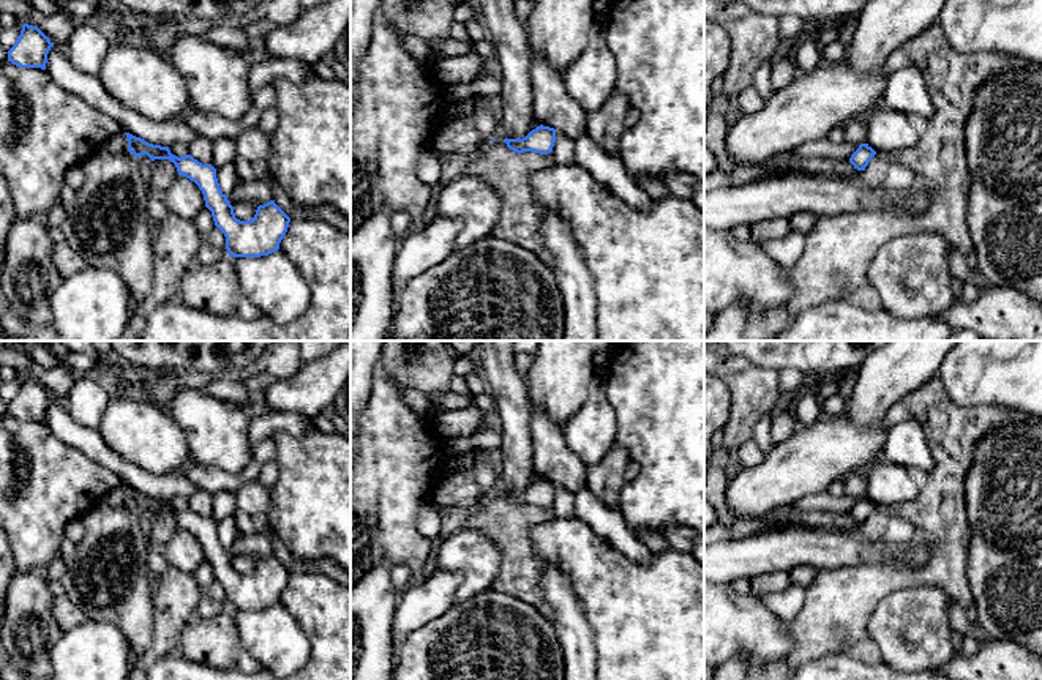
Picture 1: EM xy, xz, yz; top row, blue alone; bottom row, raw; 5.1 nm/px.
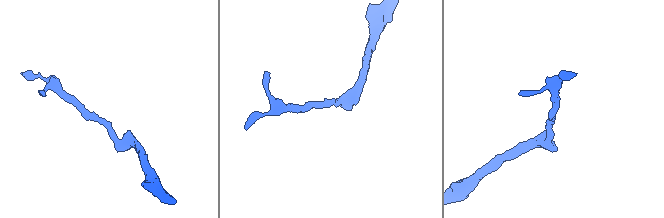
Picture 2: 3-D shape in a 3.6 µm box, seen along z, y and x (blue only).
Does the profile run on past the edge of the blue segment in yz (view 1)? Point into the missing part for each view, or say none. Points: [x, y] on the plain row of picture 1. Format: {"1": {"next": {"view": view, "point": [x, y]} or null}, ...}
{"1": {"next": null}}

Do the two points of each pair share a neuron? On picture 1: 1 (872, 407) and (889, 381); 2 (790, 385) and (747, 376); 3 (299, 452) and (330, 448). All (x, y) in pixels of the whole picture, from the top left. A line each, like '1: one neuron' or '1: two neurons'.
1: one neuron
2: two neurons
3: one neuron

